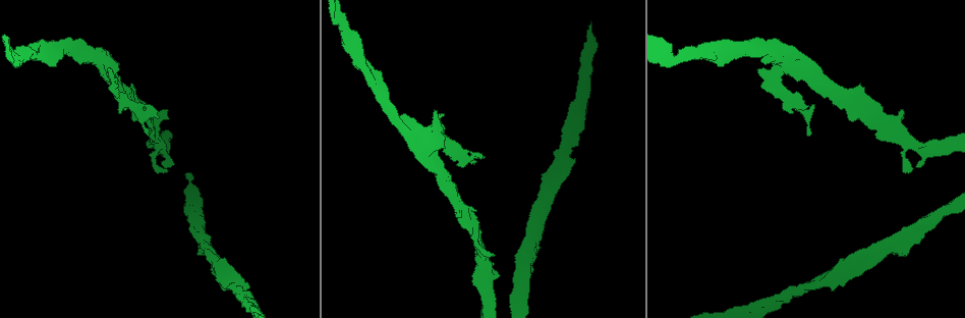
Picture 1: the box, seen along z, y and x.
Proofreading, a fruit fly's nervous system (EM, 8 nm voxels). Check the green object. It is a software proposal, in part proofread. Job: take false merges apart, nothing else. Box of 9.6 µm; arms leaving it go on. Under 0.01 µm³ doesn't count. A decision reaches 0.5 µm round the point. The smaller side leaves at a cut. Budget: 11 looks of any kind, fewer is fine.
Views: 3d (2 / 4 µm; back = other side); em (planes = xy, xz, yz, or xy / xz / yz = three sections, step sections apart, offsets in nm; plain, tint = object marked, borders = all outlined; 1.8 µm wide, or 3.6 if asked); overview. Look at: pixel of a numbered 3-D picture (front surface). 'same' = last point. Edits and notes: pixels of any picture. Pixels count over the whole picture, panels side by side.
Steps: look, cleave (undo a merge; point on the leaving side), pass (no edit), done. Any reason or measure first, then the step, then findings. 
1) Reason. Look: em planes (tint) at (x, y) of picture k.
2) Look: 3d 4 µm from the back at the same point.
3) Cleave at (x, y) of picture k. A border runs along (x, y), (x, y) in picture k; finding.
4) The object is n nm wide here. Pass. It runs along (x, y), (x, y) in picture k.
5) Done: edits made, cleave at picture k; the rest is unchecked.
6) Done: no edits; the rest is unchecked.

Thick turns thin. Look: em 3.6 µm planes (tint) at (782, 68) of picture 1.

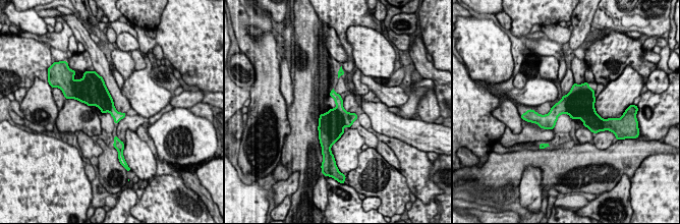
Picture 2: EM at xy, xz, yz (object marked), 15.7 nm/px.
The object is 260 nm wide here. Pass. All the same neuron.

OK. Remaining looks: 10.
Sudden change in width. Look: em 3.6 µm planes (tint) at (465, 215) of picture 1.

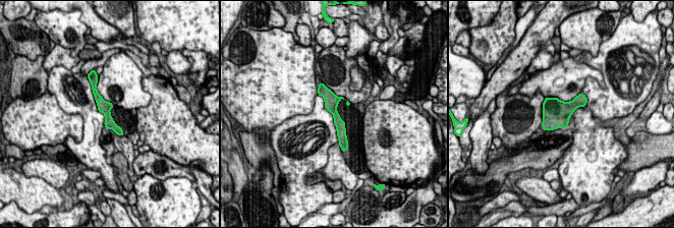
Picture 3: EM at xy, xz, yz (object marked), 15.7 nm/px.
Pass. It runs along (323, 88), (331, 100), (343, 141) in picture 3; one neuron here.

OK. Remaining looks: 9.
Look: 3d 4 µm from the back at (851, 266) of picture 1.

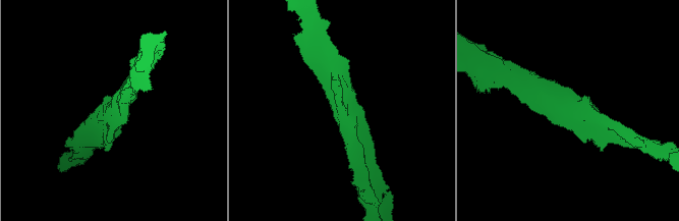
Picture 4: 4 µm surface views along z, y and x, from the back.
Look: em planes (tint) at (340, 109) of picture 4.

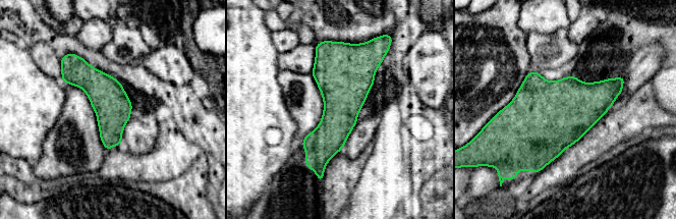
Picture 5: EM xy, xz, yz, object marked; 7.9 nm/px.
The object is 300 nm wide here. Pass. All the same neuron.

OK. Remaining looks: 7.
Done: no edits; the rest is unchecked.

